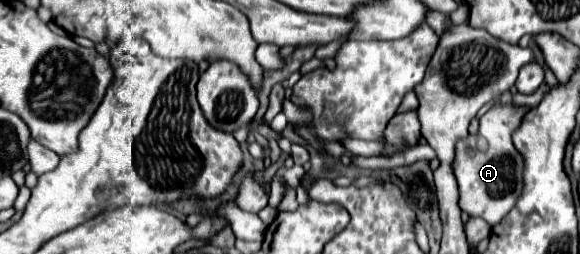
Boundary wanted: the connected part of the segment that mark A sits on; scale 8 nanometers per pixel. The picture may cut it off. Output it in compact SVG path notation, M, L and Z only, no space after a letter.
M495 105L481 117L477 135L457 141L453 171L459 183L459 207L469 217L481 217L489 225L495 225L515 205L523 189L523 159L513 147L511 133L519 127L525 111L527 109L515 109L513 105Z

